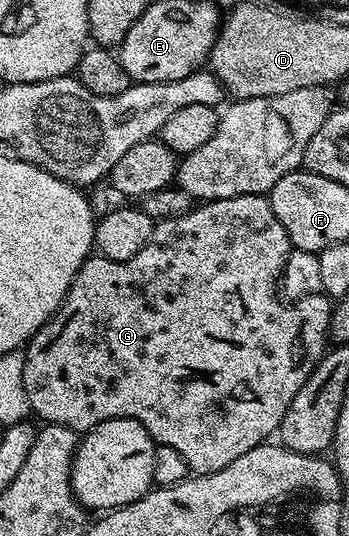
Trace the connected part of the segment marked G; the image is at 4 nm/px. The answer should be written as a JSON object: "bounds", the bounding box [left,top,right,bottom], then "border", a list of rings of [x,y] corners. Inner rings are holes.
{"bounds":[22,193,333,474],"border":[[[255,193],[206,201],[197,204],[181,217],[157,220],[152,226],[152,234],[146,247],[142,247],[142,251],[138,251],[138,255],[134,255],[134,259],[129,261],[115,261],[99,255],[89,256],[88,260],[82,263],[78,275],[74,275],[70,291],[65,295],[58,311],[28,340],[24,349],[22,383],[26,387],[29,410],[35,416],[37,413],[41,422],[70,427],[80,435],[110,419],[129,417],[142,423],[142,427],[146,427],[157,445],[174,447],[174,451],[178,451],[178,455],[186,459],[193,474],[222,471],[222,467],[234,463],[234,459],[246,455],[246,451],[265,444],[271,438],[268,436],[271,433],[273,436],[279,430],[290,403],[294,403],[294,395],[298,395],[302,383],[306,383],[306,379],[324,356],[330,341],[328,324],[332,318],[333,302],[327,296],[311,293],[291,303],[285,303],[278,292],[278,282],[284,272],[289,252],[286,227],[278,223],[278,215],[274,215],[267,196]]]}

